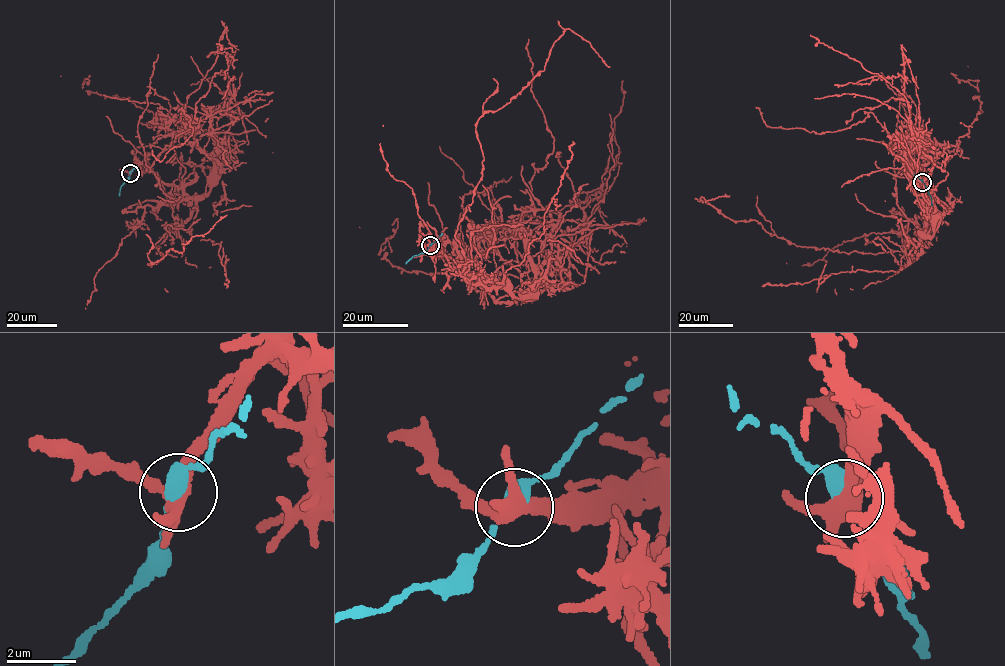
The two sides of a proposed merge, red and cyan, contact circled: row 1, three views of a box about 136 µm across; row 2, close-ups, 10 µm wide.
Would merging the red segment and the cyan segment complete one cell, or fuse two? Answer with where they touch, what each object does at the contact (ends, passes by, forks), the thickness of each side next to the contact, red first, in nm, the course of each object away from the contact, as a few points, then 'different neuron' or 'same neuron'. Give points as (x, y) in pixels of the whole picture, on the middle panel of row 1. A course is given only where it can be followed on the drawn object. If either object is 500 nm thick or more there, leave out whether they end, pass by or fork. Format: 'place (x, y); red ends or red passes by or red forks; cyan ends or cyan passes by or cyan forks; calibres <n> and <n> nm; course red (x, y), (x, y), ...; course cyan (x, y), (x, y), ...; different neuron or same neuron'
place (430, 245); red forks; cyan passes by; calibres 400 and 400 nm; course red (430, 245), (500, 286), (469, 284), (455, 237), (482, 176), (476, 123), (566, 29), (610, 67); course cyan (430, 245), (406, 264); different neuron

